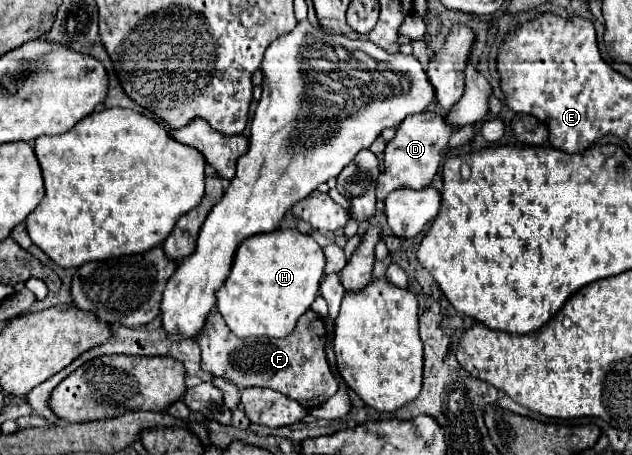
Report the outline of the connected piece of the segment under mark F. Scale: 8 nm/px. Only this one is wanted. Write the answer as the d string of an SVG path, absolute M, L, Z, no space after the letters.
M213 307L203 331L195 335L193 341L201 347L203 369L209 371L211 375L229 379L239 389L245 389L249 385L271 387L275 391L281 391L283 395L289 395L305 409L311 409L325 403L339 389L337 379L333 377L327 363L327 355L325 355L327 335L325 333L327 333L325 321L309 309L299 317L295 331L291 331L291 335L283 339L271 339L271 337L239 339L229 331L221 313Z

